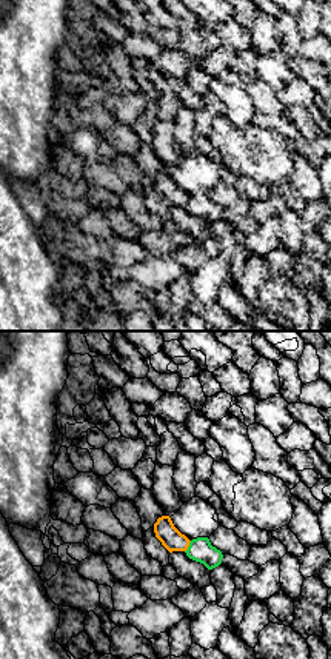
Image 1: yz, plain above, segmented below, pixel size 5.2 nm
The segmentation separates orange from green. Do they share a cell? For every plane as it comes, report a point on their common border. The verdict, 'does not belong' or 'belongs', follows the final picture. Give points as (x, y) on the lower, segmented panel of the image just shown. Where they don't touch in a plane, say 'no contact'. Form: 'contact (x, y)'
contact (188, 545)

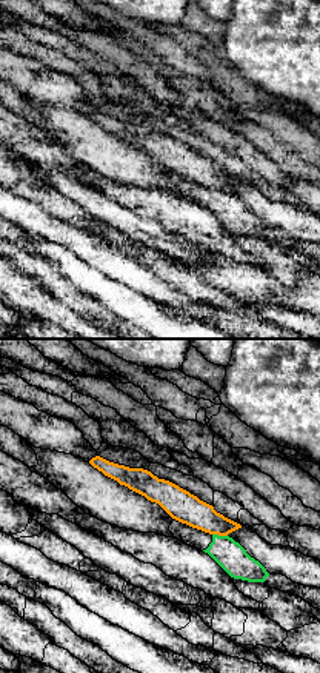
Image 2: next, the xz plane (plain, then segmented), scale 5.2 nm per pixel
contact (220, 535)

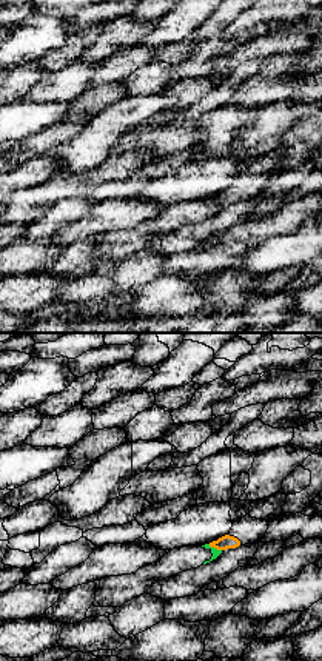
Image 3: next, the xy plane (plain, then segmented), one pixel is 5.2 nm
contact (214, 547)

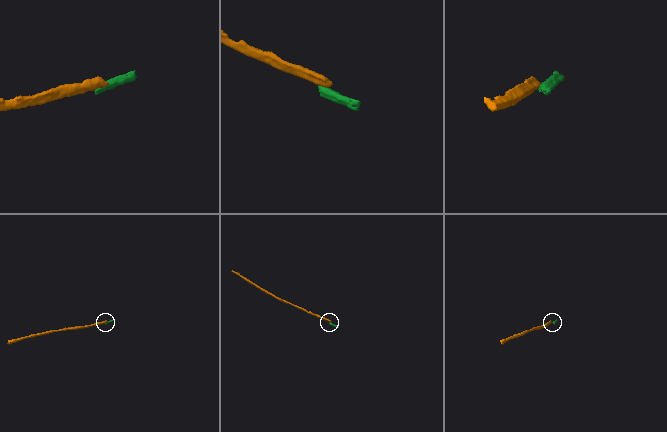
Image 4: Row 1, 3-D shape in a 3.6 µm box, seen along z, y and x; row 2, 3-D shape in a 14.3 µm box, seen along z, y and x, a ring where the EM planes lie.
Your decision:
does not belong

